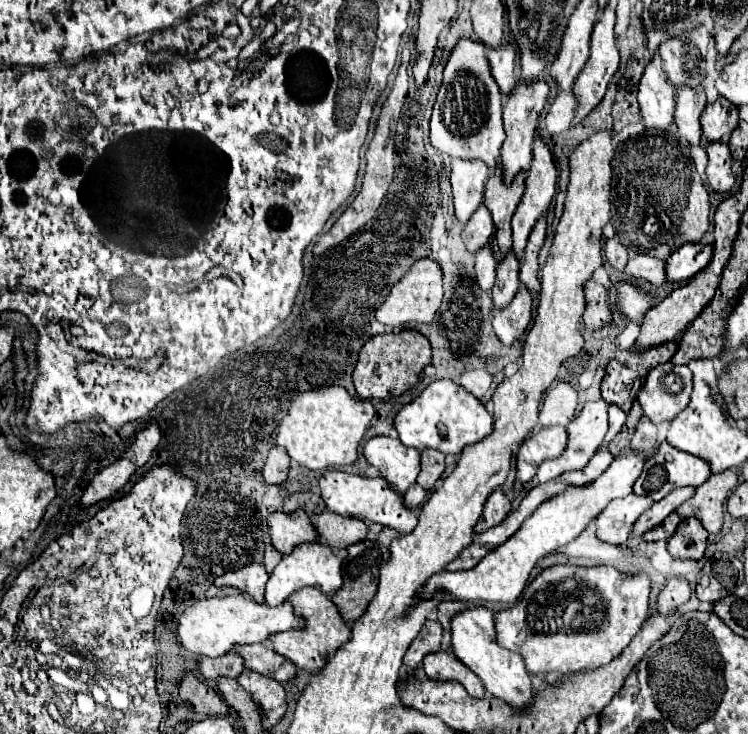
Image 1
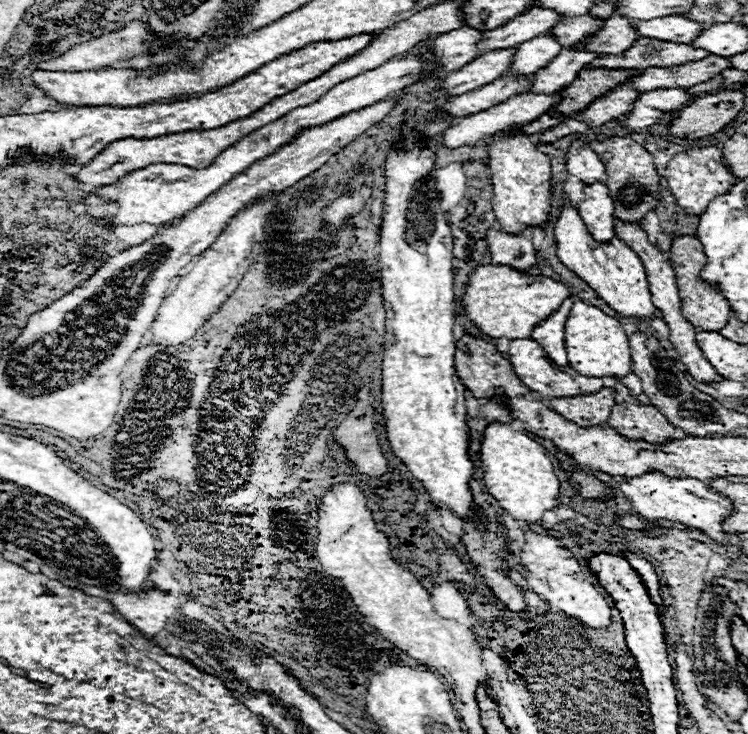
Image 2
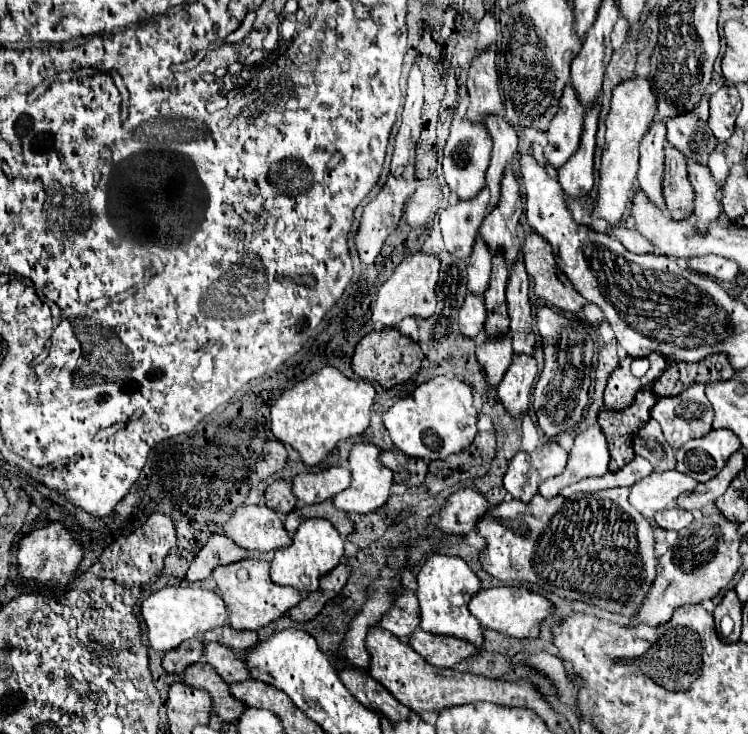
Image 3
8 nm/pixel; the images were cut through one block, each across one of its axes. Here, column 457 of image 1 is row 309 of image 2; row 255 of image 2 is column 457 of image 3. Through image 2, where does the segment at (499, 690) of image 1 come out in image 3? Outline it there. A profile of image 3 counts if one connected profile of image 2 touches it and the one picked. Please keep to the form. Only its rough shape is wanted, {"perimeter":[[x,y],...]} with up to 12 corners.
{"perimeter":[[432,554],[418,572],[420,628],[482,646],[468,612],[478,576]]}

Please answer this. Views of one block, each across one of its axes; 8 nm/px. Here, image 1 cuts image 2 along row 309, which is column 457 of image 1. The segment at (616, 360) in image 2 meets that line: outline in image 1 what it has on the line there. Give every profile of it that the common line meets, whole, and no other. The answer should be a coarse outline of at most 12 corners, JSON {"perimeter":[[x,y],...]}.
{"perimeter":[[626,450],[584,488],[546,500],[468,572],[422,596],[514,602],[538,558],[624,498],[648,454]]}

